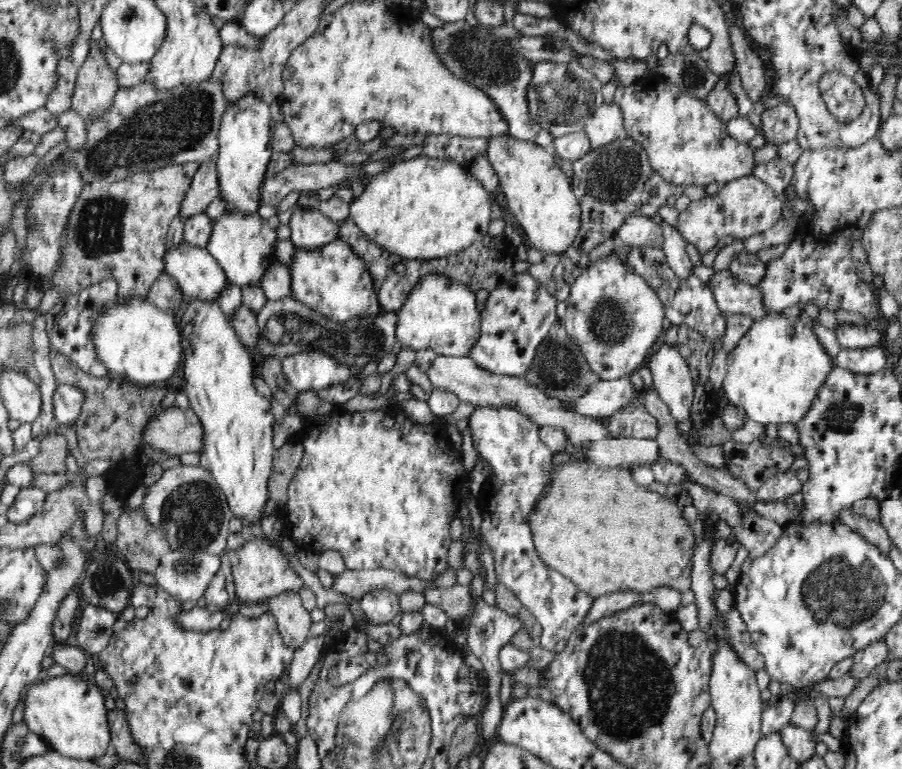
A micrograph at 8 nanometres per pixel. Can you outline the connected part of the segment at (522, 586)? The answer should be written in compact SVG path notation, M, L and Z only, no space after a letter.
M476 407L468 420L473 446L492 467L492 472L486 478L477 499L479 512L483 516L482 536L484 536L484 542L490 548L490 554L494 558L496 577L500 584L503 584L518 597L518 600L542 625L539 647L557 654L564 650L568 644L569 636L574 629L578 628L581 618L591 607L593 600L560 571L544 562L544 559L540 557L539 550L536 549L536 543L534 543L530 518L532 514L536 513L536 506L539 506L544 494L547 494L548 490L552 488L556 474L556 466L552 462L555 452L552 452L548 445L540 440L539 426L516 410L506 407Z

